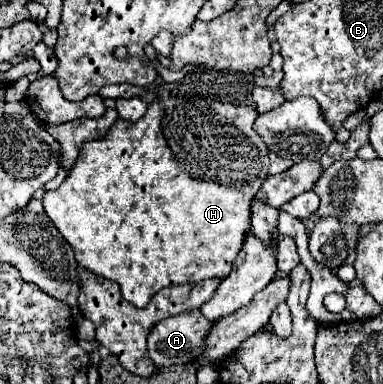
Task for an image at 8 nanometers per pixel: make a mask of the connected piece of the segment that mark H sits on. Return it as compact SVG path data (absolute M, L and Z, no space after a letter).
M205 70L205 78L191 80L191 92L189 90L183 92L183 102L171 100L169 108L165 108L163 104L151 104L145 116L139 118L137 122L131 124L125 120L117 120L105 138L85 142L75 166L71 168L69 176L63 180L59 190L45 192L43 196L43 208L47 216L53 220L55 228L61 232L61 236L71 244L77 264L93 274L117 282L123 298L135 304L137 308L143 308L151 300L151 296L157 294L161 288L187 284L187 282L201 282L205 278L221 278L221 280L227 278L231 264L243 246L245 234L251 228L251 200L267 180L269 156L267 156L267 146L253 130L253 122L259 116L259 112L251 104L237 102L237 86L239 86L239 72Z

